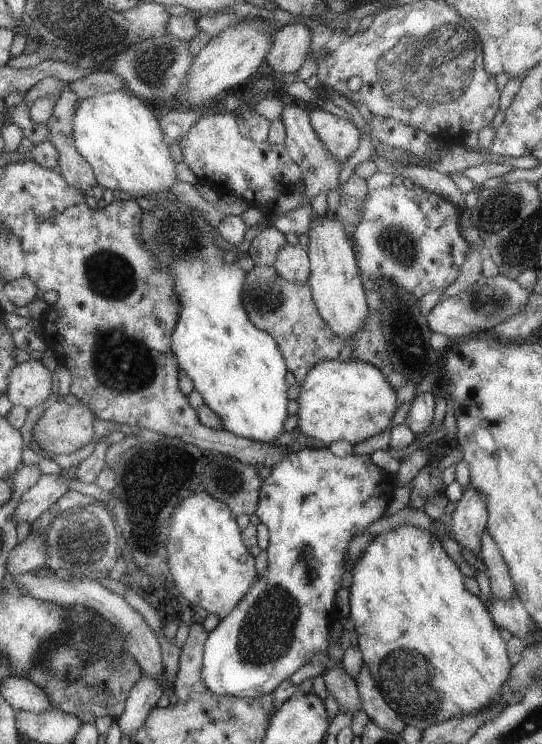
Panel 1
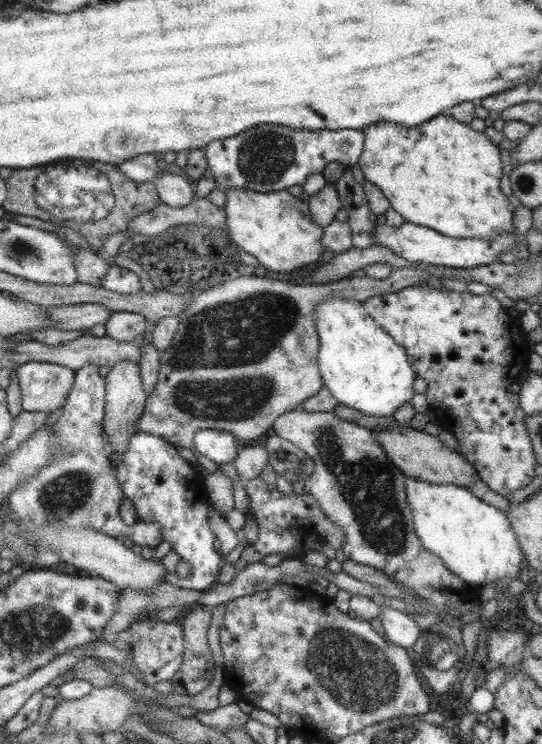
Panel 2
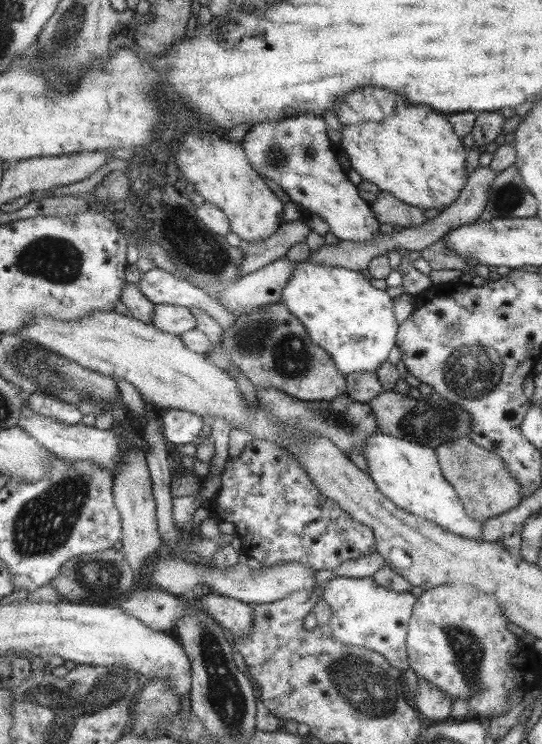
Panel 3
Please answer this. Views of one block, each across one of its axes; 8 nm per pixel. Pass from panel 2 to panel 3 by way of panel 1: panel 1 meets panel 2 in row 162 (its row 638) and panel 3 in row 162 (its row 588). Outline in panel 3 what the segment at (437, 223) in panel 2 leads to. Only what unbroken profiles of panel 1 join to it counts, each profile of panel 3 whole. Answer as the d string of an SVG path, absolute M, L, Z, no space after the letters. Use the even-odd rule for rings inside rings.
M355 88L347 100L338 96L333 104L338 123L341 125L339 147L348 156L349 164L361 180L375 184L380 191L388 192L403 204L419 209L443 210L455 202L459 190L465 186L465 150L461 138L451 129L446 116L435 113L429 106L409 106L403 104L401 96L387 92L383 88Z

